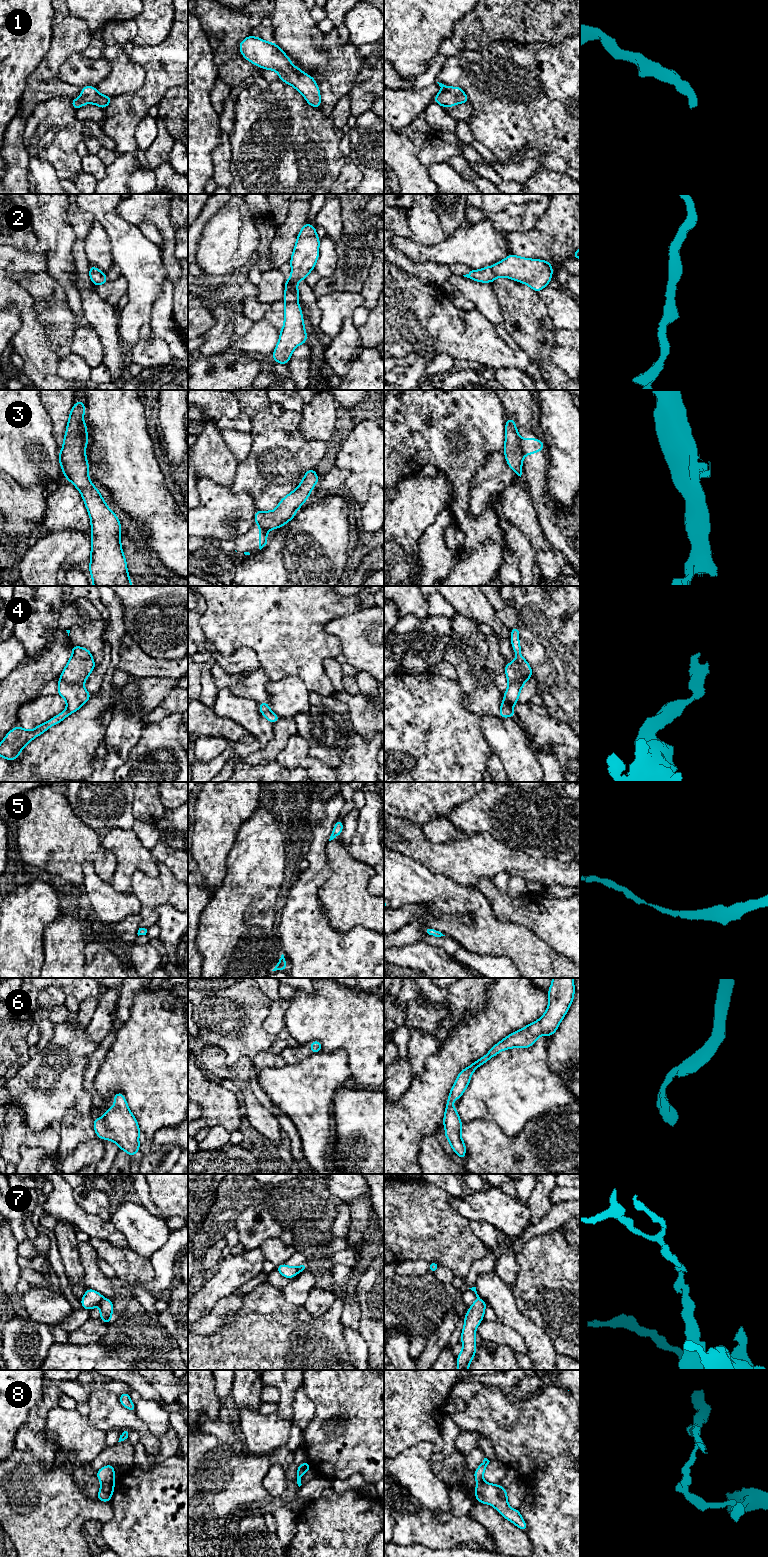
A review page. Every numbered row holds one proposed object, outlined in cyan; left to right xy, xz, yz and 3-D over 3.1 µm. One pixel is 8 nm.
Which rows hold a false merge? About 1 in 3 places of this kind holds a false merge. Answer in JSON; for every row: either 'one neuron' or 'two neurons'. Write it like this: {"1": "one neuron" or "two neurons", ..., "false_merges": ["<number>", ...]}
{"1": "one neuron", "2": "one neuron", "3": "two neurons", "4": "one neuron", "5": "one neuron", "6": "one neuron", "7": "two neurons", "8": "two neurons", "false_merges": ["3", "7", "8"]}

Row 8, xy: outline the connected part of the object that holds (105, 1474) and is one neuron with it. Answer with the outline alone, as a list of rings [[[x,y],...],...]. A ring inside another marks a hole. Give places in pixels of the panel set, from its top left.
[[[109,1464],[96,1471],[96,1475],[101,1483],[114,1484],[116,1479],[114,1471],[114,1466],[112,1464]]]

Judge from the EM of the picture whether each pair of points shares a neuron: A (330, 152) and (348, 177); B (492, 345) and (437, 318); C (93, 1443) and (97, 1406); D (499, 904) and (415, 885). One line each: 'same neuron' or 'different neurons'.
A: different neurons
B: same neuron
C: different neurons
D: different neurons

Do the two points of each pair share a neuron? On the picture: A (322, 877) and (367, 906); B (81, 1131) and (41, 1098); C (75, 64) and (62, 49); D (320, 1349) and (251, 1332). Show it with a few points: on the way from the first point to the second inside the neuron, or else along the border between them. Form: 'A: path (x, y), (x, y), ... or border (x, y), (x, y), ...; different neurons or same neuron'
A: border (326, 857), (330, 876), (319, 889), (321, 903); different neurons
B: border (87, 1113), (80, 1114), (69, 1110), (61, 1121); different neurons
C: border (81, 51), (72, 54), (61, 66), (60, 79); different neurons
D: path (303, 1347), (268, 1346); same neuron

